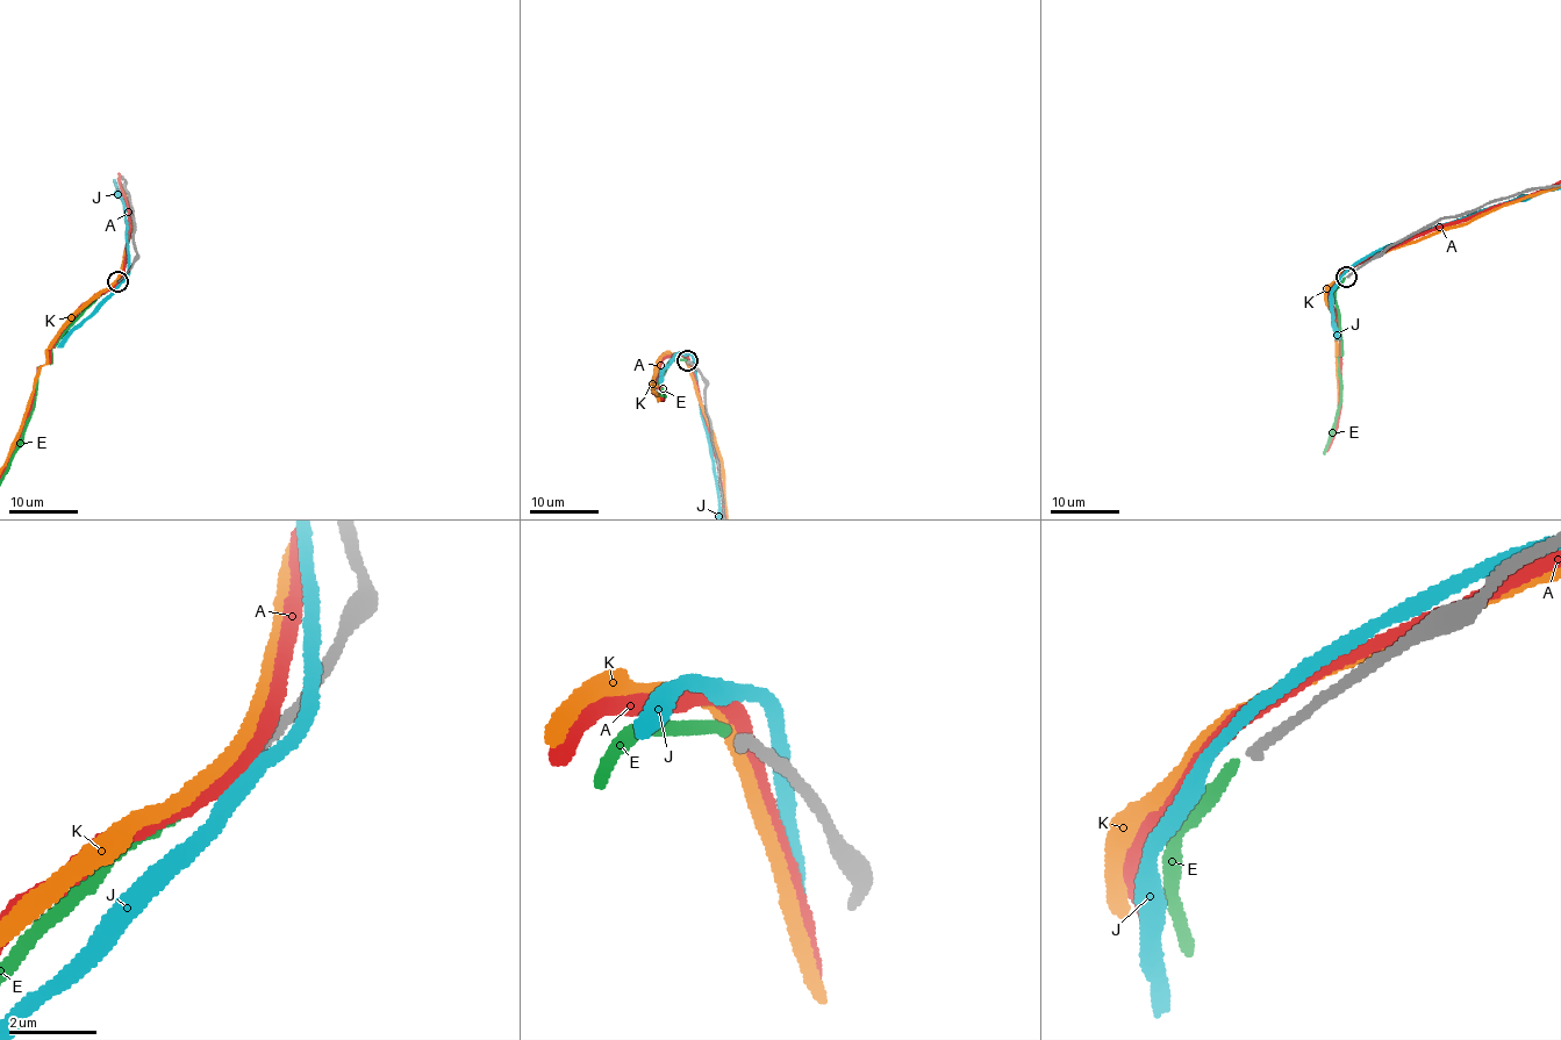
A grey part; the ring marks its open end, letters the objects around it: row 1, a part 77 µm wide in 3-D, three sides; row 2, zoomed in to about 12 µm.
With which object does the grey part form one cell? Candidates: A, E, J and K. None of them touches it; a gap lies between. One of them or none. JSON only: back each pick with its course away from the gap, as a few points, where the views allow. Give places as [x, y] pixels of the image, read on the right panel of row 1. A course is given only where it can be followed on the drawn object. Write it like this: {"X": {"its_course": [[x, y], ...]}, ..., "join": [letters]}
{"join": ["E"]}

